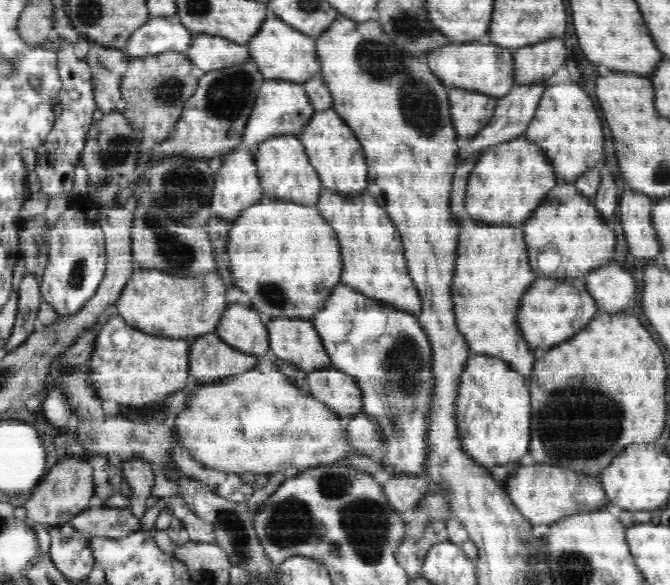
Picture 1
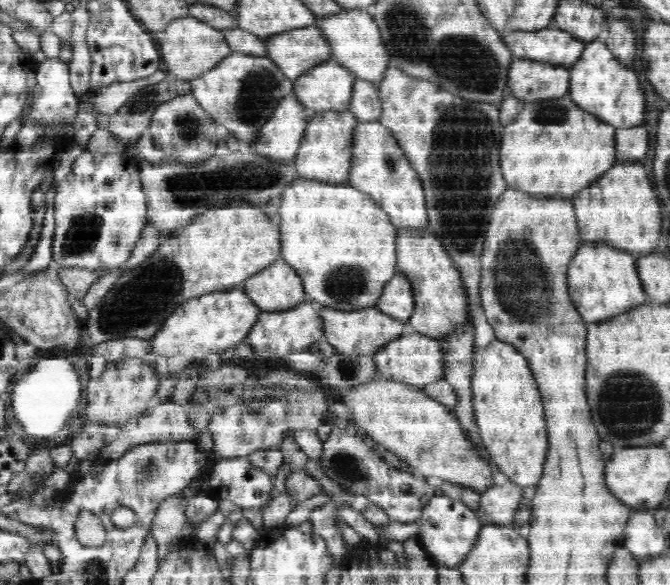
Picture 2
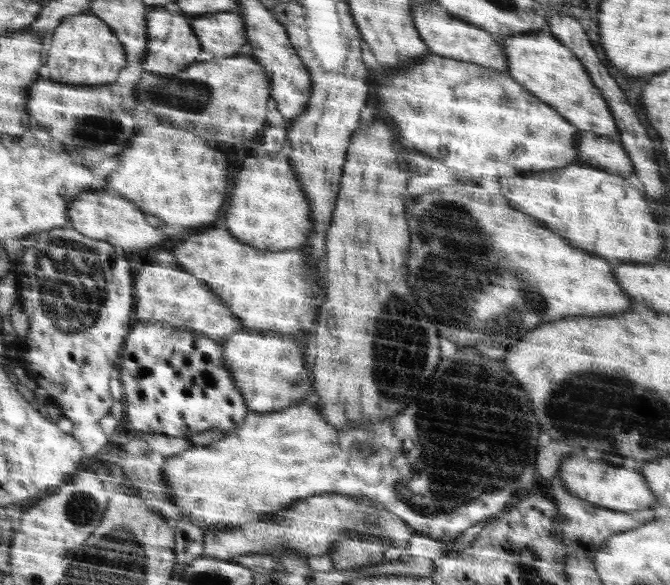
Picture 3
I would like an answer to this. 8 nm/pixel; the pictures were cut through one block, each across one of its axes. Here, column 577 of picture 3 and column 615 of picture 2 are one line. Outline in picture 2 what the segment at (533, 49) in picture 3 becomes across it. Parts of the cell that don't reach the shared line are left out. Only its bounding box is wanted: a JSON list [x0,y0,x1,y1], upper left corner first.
[569,40,646,128]

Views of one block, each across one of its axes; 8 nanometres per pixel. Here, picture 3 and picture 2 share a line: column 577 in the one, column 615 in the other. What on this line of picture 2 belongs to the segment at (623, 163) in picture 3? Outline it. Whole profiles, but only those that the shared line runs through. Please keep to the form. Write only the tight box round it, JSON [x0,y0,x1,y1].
[617,124,650,162]

